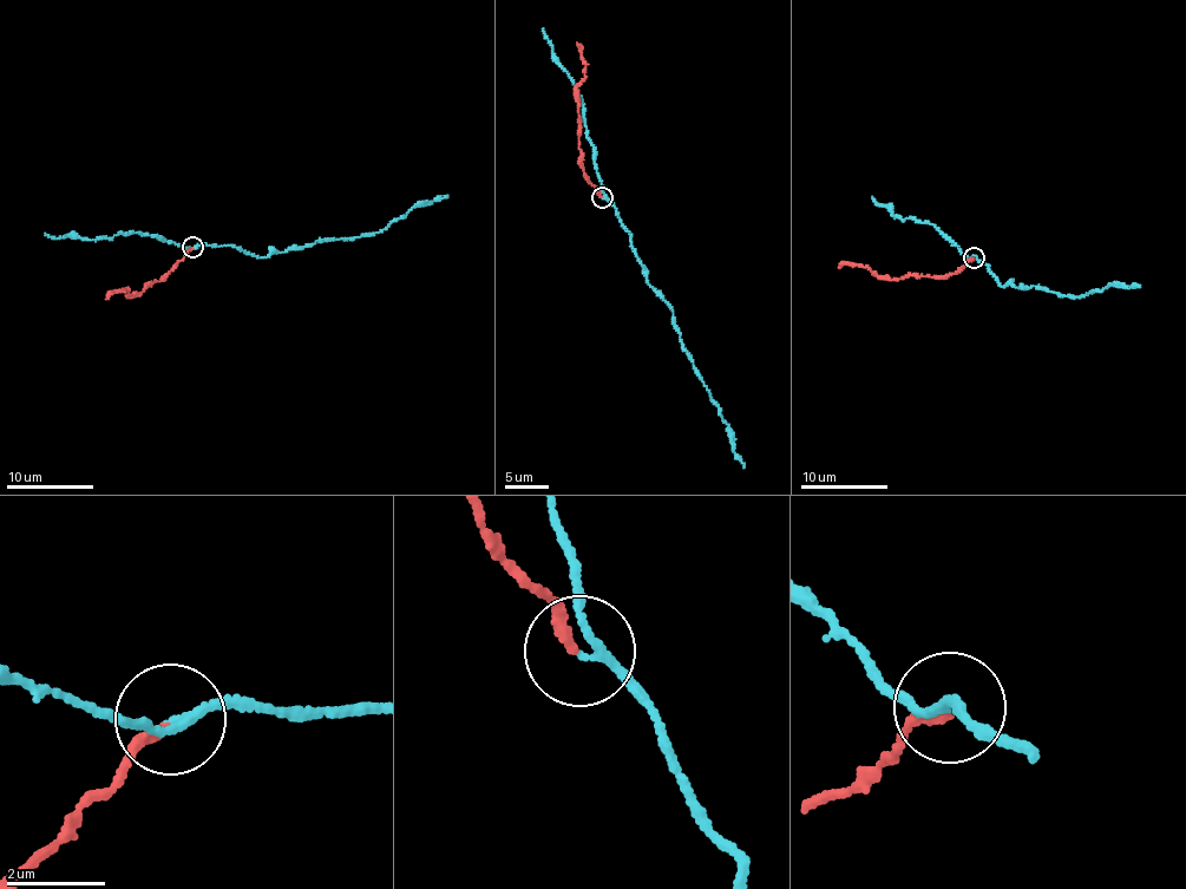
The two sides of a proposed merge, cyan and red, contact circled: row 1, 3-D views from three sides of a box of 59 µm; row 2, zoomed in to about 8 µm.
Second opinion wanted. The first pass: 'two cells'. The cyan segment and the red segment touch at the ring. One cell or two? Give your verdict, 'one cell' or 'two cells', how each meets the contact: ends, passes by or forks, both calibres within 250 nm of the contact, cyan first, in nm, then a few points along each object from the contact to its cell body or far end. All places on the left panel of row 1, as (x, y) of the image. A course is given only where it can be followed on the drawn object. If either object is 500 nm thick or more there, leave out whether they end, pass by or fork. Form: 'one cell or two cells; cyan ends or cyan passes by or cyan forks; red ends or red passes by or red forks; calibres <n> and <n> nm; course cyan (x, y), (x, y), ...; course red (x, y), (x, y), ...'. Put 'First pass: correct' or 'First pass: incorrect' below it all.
two cells; cyan passes by; red ends; calibres 150 and 240 nm; course cyan (192, 248), (231, 246), (261, 257), (272, 252), (303, 248), (315, 241), (379, 233), (414, 208), (447, 195); course red (192, 248), (157, 281), (131, 298), (128, 289), (105, 299)
First pass: correct

